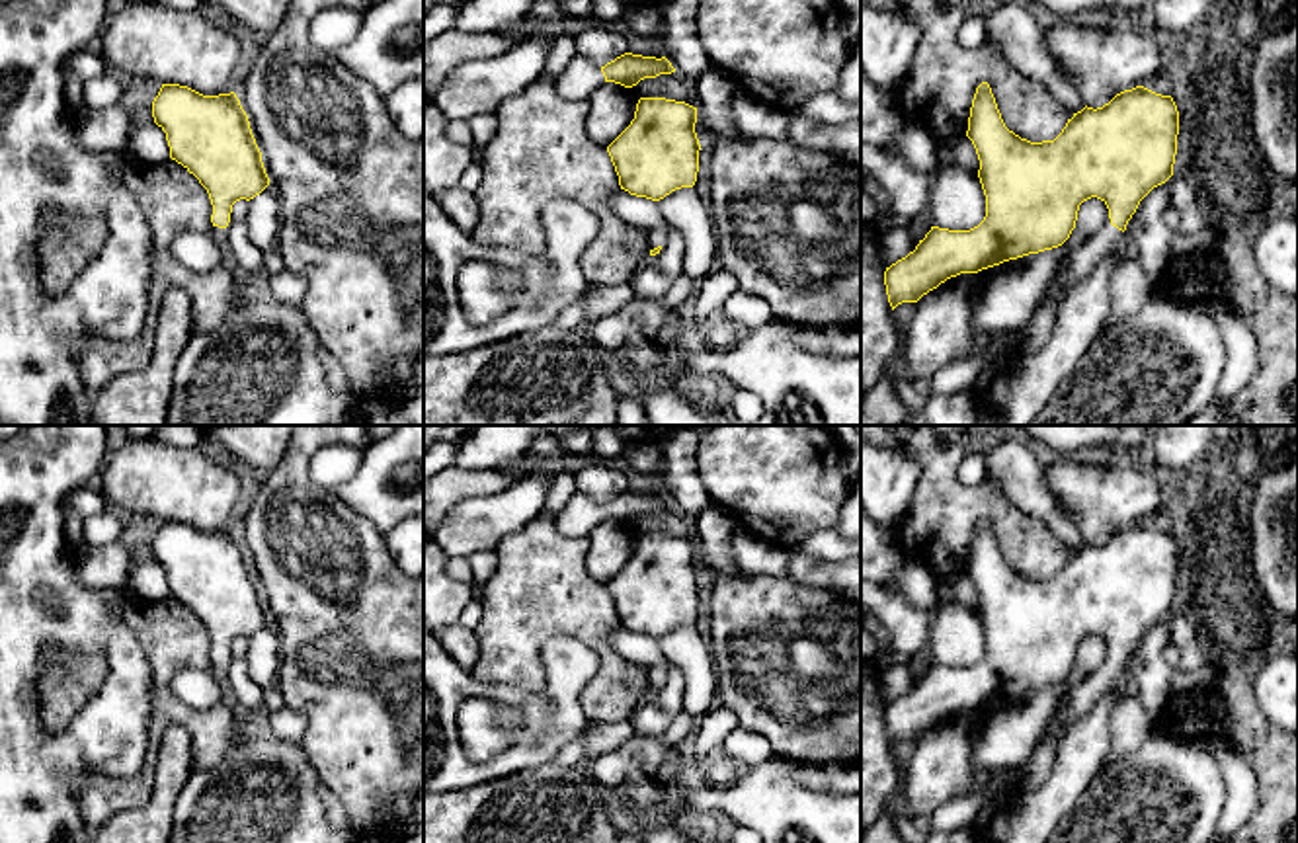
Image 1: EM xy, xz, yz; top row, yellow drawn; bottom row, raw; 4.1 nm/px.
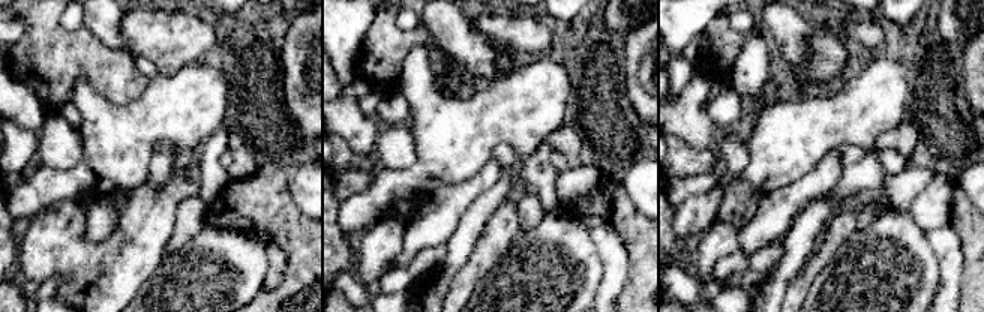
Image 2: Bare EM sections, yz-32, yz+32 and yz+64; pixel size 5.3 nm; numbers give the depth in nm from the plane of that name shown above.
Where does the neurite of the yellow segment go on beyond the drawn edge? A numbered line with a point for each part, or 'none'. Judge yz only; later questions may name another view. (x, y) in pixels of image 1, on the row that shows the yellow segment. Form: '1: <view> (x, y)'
1: yz (1041, 322)

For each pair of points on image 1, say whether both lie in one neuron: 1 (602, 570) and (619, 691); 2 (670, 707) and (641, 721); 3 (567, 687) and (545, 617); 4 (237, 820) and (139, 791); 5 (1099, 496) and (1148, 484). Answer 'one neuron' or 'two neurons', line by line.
1: two neurons
2: one neuron
3: two neurons
4: two neurons
5: one neuron

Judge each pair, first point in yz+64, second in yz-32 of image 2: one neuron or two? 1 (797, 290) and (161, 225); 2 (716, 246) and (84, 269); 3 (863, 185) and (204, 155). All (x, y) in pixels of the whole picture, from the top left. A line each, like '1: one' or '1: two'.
1: one
2: one
3: one

